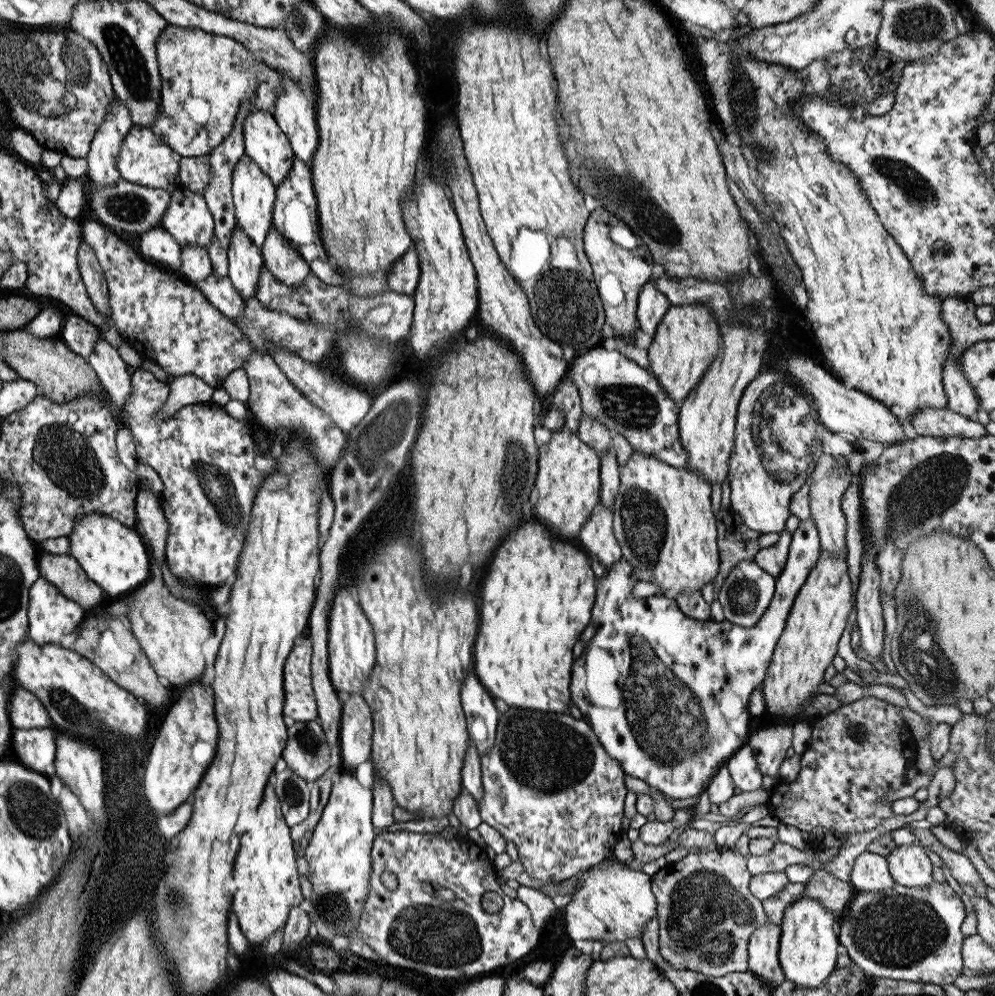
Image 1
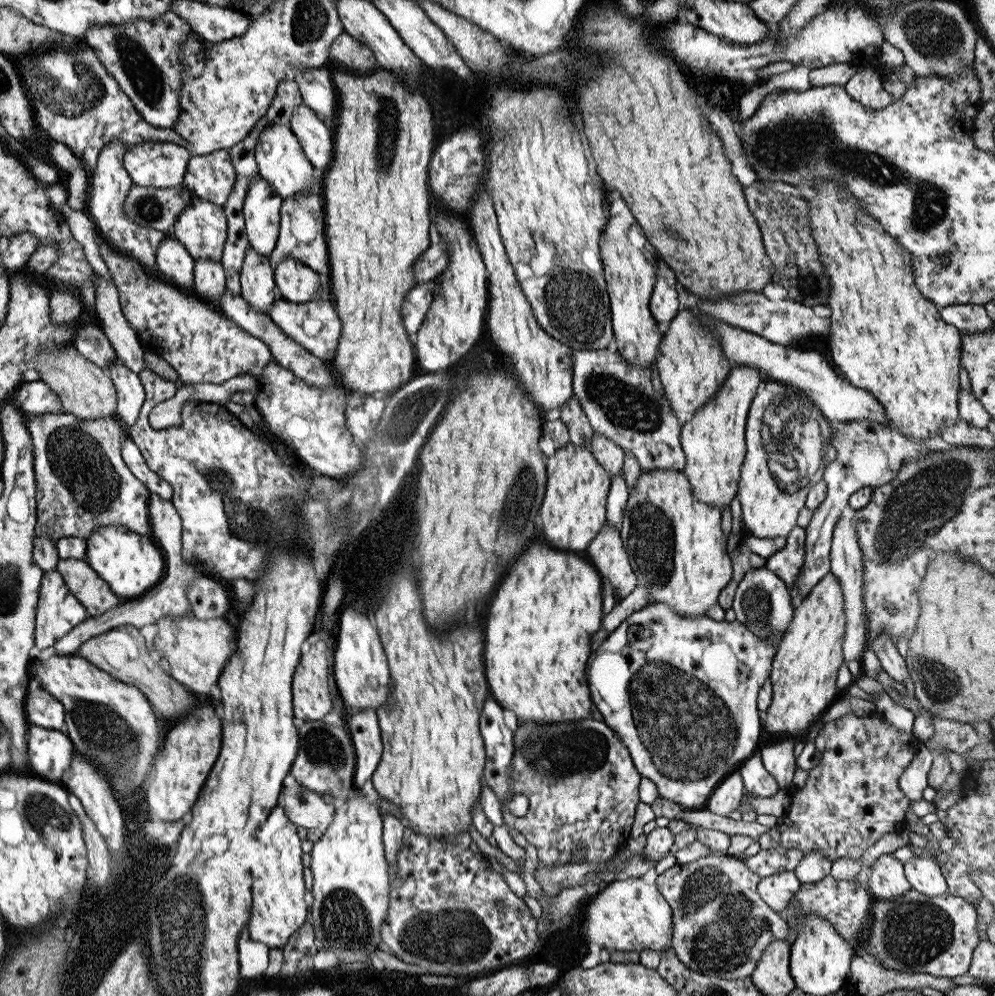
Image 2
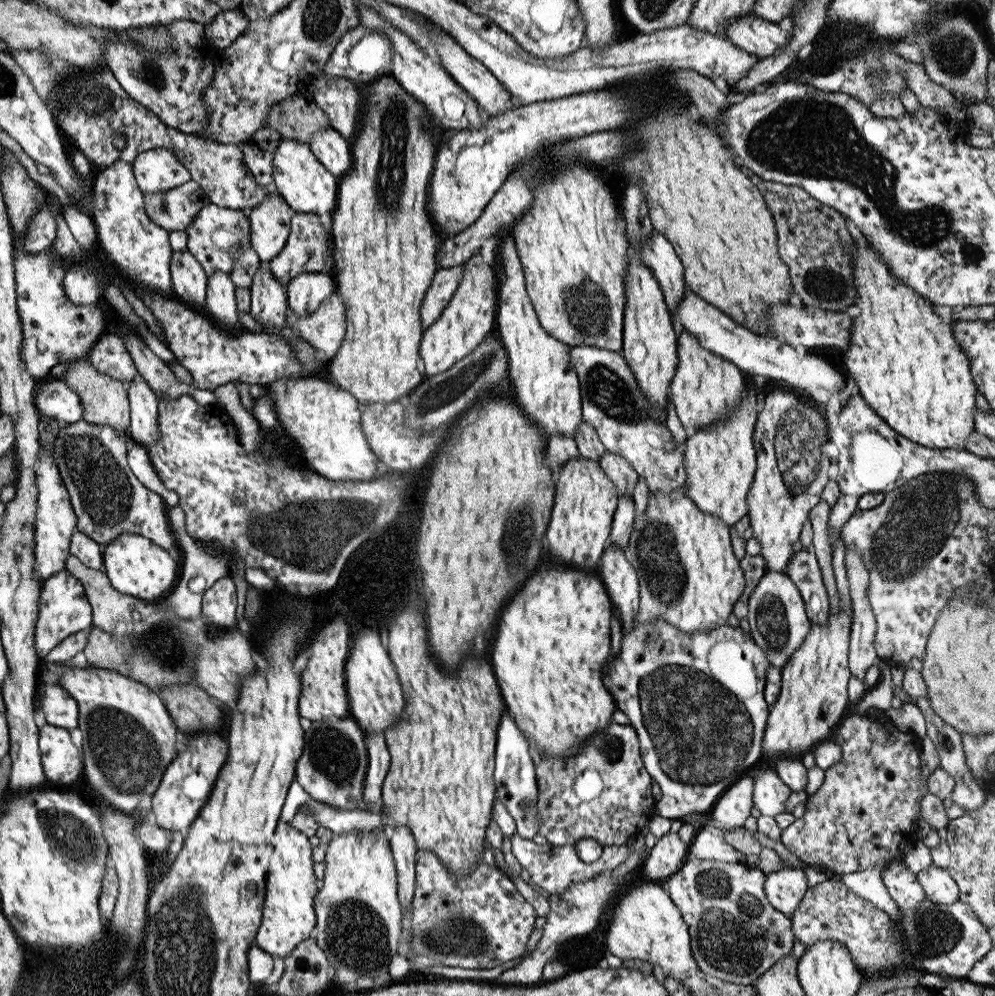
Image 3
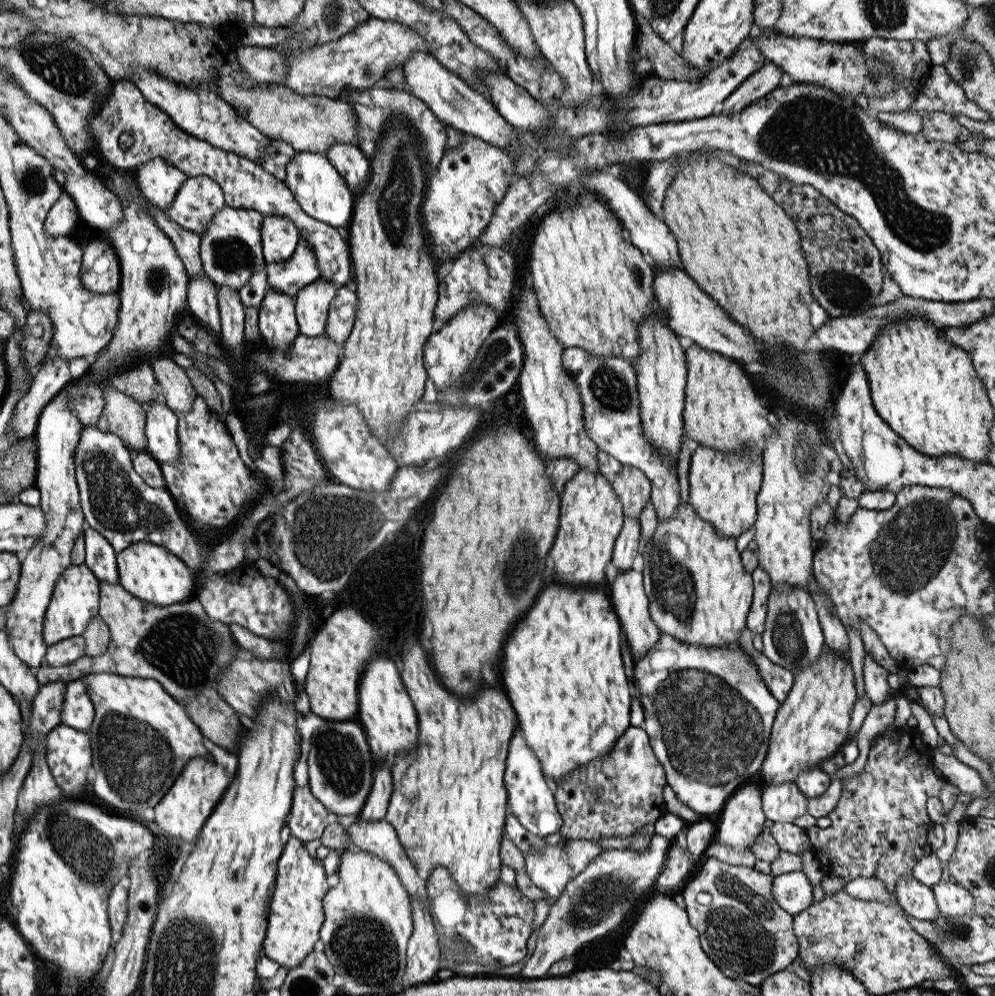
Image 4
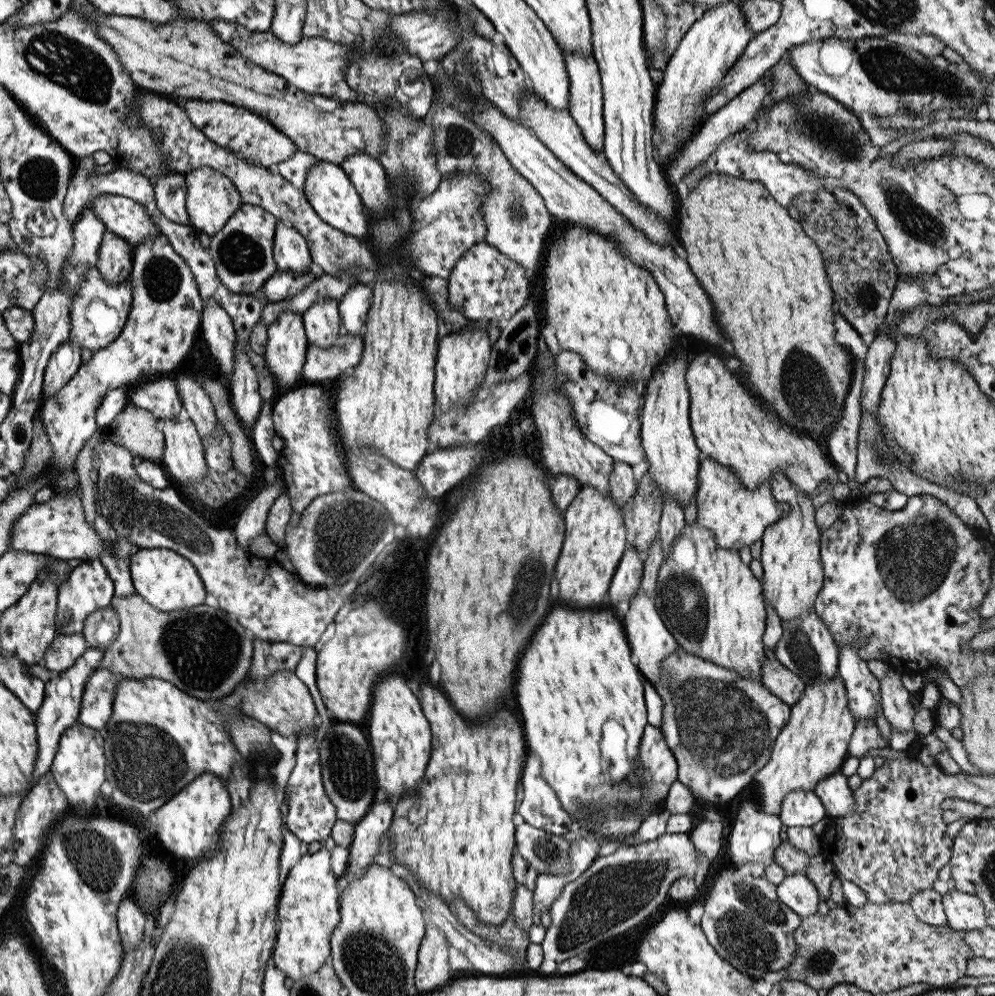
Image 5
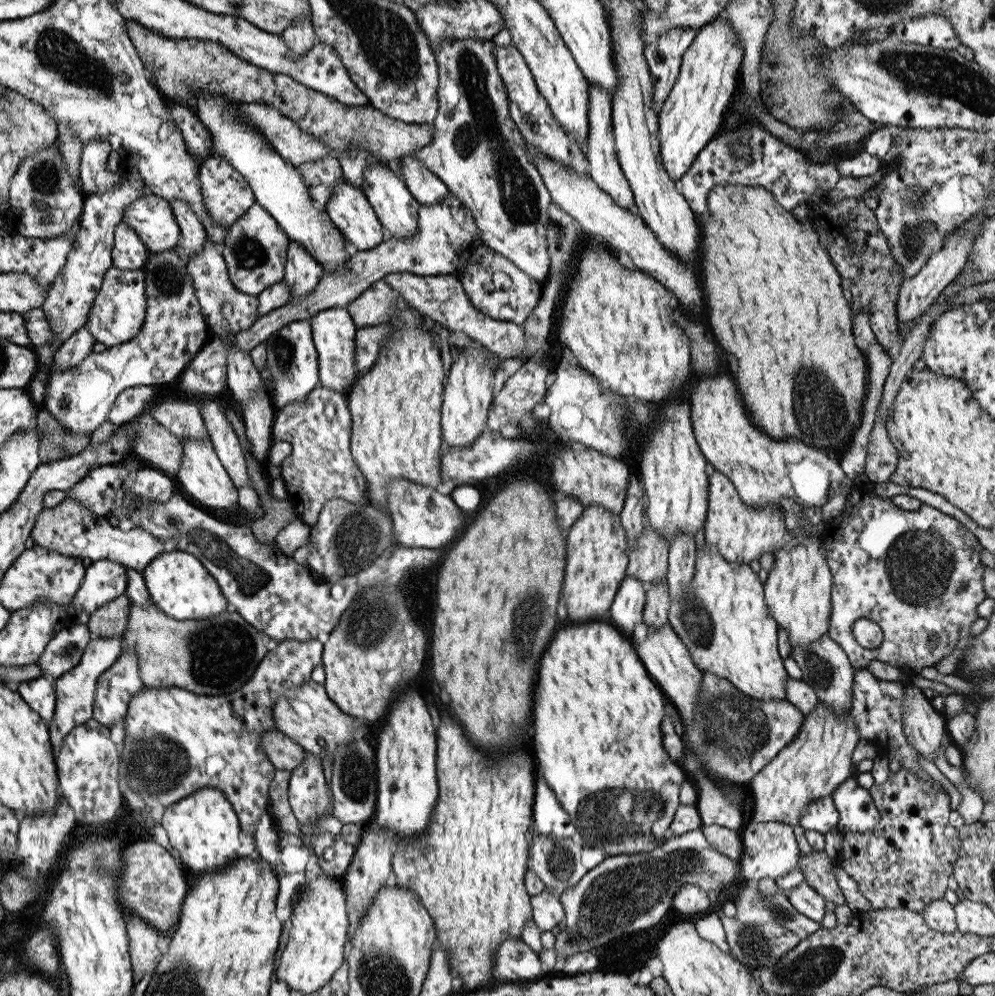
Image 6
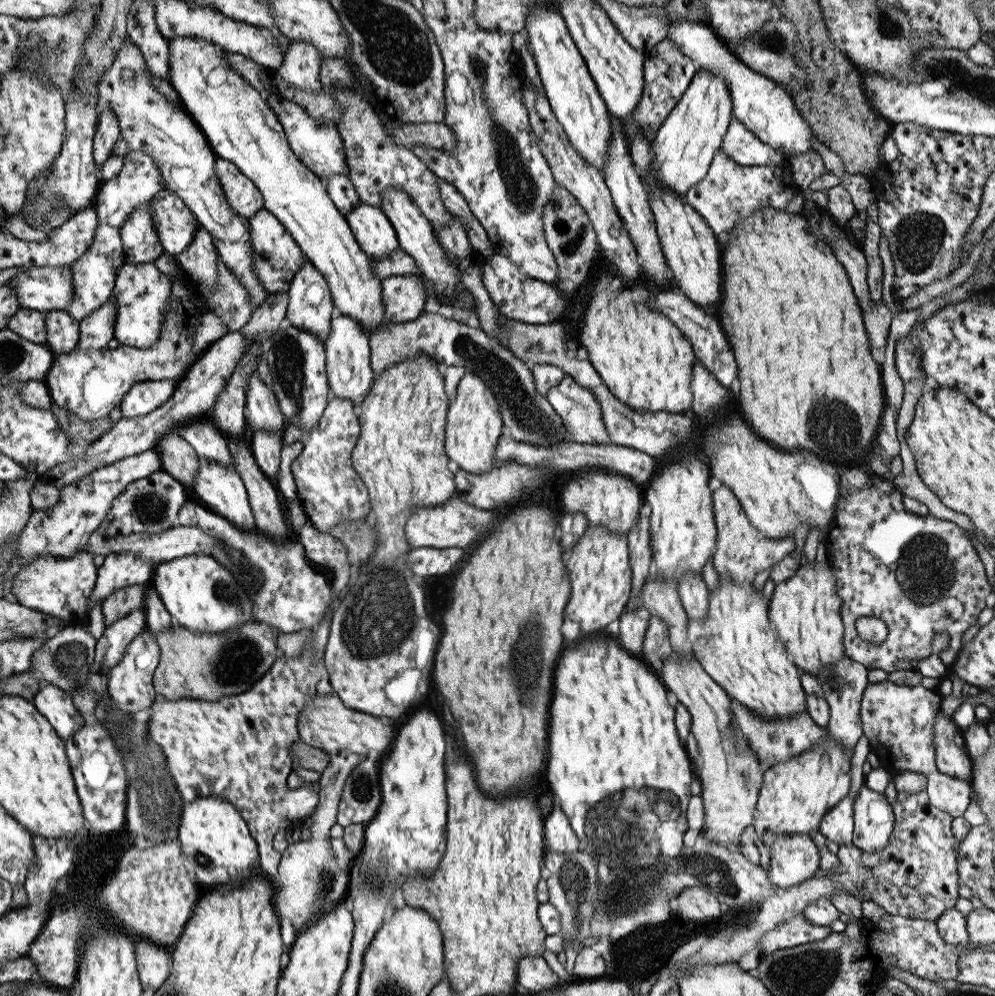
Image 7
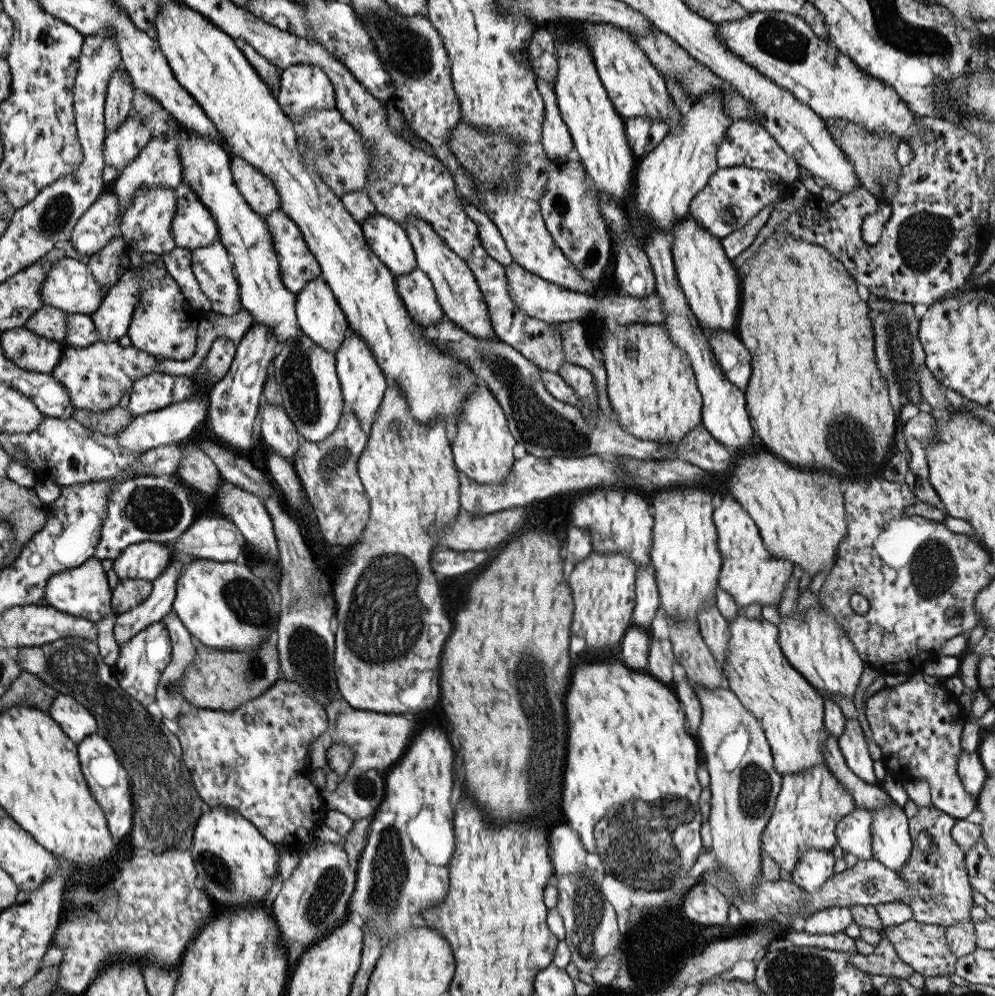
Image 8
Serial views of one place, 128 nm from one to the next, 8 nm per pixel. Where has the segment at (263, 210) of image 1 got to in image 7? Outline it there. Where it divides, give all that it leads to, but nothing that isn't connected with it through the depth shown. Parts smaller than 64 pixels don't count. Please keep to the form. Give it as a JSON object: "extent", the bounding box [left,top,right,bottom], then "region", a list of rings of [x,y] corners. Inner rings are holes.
{"extent":[286,261,337,343],"region":[[[307,261],[288,288],[286,323],[314,333],[322,343],[330,334],[330,322],[337,313],[326,279]]]}

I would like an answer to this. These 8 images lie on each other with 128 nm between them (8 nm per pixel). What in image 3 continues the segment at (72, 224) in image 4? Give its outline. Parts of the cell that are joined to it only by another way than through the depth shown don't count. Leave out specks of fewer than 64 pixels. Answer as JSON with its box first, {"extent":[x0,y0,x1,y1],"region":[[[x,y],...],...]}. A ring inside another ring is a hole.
{"extent":[25,207,57,254],"region":[[[48,207],[40,209],[40,212],[30,221],[29,232],[25,239],[25,250],[37,254],[50,248],[56,241],[57,233],[56,213],[52,213]]]}

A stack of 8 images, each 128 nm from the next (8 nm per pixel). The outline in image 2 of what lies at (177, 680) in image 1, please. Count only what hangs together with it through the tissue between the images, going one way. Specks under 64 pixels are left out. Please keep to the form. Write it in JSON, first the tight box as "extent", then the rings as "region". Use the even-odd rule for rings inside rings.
{"extent":[153,612,236,697],"region":[[[188,612],[184,618],[162,618],[155,622],[158,625],[153,645],[162,660],[168,661],[168,674],[178,679],[184,686],[210,697],[210,688],[218,686],[218,678],[228,664],[230,656],[236,652],[236,627],[227,620],[212,618],[200,620]]]}

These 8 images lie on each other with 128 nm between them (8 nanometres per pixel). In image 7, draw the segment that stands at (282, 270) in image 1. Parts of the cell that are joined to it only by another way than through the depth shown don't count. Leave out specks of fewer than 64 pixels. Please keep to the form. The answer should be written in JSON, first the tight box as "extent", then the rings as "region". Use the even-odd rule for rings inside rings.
{"extent":[326,314,375,408],"region":[[[334,314],[330,322],[330,334],[326,338],[326,371],[329,377],[331,396],[350,399],[357,408],[370,394],[375,375],[370,363],[370,339],[366,330],[354,318],[344,314]]]}

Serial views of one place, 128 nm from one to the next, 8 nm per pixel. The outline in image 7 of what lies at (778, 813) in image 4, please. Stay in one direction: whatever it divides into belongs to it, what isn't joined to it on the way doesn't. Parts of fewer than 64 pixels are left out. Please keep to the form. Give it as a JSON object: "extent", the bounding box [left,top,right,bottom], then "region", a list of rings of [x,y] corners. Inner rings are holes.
{"extent":[818,736,871,845],"region":[[[862,736],[855,747],[851,758],[851,790],[849,796],[840,800],[834,808],[830,808],[818,830],[832,842],[838,845],[853,845],[852,834],[854,834],[854,798],[859,796],[860,786],[866,785],[866,778],[862,764],[867,761],[871,753],[870,742],[866,736]]]}

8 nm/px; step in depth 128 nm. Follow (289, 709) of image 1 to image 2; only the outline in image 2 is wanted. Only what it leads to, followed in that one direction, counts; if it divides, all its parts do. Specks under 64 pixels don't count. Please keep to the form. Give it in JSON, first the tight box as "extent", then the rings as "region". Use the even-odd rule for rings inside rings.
{"extent":[293,637,335,721],"region":[[[334,637],[328,640],[317,641],[308,652],[300,656],[300,664],[296,666],[293,676],[294,717],[303,721],[323,720],[326,714],[334,709],[332,691],[328,687],[328,656],[335,650]]]}

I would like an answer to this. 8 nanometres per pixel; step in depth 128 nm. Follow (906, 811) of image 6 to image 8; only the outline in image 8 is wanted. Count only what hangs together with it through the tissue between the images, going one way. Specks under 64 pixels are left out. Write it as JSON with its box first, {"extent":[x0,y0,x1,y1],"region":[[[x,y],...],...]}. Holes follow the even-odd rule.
{"extent":[894,804,974,927],"region":[[[933,804],[918,805],[917,813],[908,818],[913,852],[904,868],[894,871],[918,891],[914,898],[905,897],[900,900],[911,907],[915,921],[944,927],[971,922],[970,908],[974,906],[974,895],[966,871],[965,853],[951,835],[956,821],[953,816],[942,812]]]}

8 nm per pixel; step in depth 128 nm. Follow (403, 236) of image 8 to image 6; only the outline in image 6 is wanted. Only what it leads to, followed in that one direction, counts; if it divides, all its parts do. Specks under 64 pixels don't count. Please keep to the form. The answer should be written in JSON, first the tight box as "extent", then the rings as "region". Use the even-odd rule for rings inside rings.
{"extent":[325,181,388,251],"region":[[[347,181],[336,186],[325,210],[353,251],[375,250],[388,238],[363,190]]]}

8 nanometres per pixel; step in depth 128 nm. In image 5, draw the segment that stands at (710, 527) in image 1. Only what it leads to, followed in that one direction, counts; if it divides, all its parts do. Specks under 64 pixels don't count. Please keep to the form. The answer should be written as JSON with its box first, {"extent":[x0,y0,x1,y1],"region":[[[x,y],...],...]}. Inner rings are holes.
{"extent":[654,521,766,682],"region":[[[697,521],[686,524],[682,534],[672,544],[672,556],[662,558],[658,572],[658,588],[654,605],[658,615],[670,629],[679,646],[694,656],[710,660],[722,668],[738,672],[742,678],[762,682],[762,664],[766,660],[764,650],[764,630],[766,630],[766,600],[763,583],[754,577],[749,565],[739,555],[739,551],[720,548],[710,530]]]}

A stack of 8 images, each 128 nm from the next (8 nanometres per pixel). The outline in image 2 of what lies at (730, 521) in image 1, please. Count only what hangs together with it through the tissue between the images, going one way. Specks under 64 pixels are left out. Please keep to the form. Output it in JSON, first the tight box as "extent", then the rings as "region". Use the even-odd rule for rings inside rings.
{"extent":[718,498,766,609],"region":[[[737,498],[732,500],[730,510],[732,512],[732,532],[725,538],[726,543],[728,543],[726,549],[728,549],[728,555],[732,559],[732,580],[728,582],[726,588],[722,588],[722,592],[718,596],[718,604],[723,609],[732,608],[732,600],[734,600],[738,582],[746,576],[746,572],[766,566],[766,559],[754,554],[748,548],[747,540],[751,532],[745,528],[742,507]]]}

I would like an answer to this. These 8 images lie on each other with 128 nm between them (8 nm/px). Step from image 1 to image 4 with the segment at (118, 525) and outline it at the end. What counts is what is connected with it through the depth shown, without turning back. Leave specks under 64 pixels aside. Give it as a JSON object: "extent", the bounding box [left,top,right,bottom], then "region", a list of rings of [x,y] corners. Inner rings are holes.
{"extent":[116,542,198,606],"region":[[[136,542],[116,554],[116,567],[120,585],[140,600],[158,606],[186,603],[196,597],[198,581],[174,553],[168,549],[148,542]]]}

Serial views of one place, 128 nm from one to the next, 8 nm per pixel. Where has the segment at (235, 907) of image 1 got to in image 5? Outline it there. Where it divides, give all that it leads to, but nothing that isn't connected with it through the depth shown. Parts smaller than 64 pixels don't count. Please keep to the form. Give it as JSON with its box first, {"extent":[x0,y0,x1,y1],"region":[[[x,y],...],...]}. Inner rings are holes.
{"extent":[272,847,340,980],"region":[[[312,847],[290,870],[279,895],[280,929],[272,952],[273,964],[292,980],[316,974],[330,961],[330,938],[340,924],[340,894],[336,888],[338,877],[331,869],[331,852]]]}

